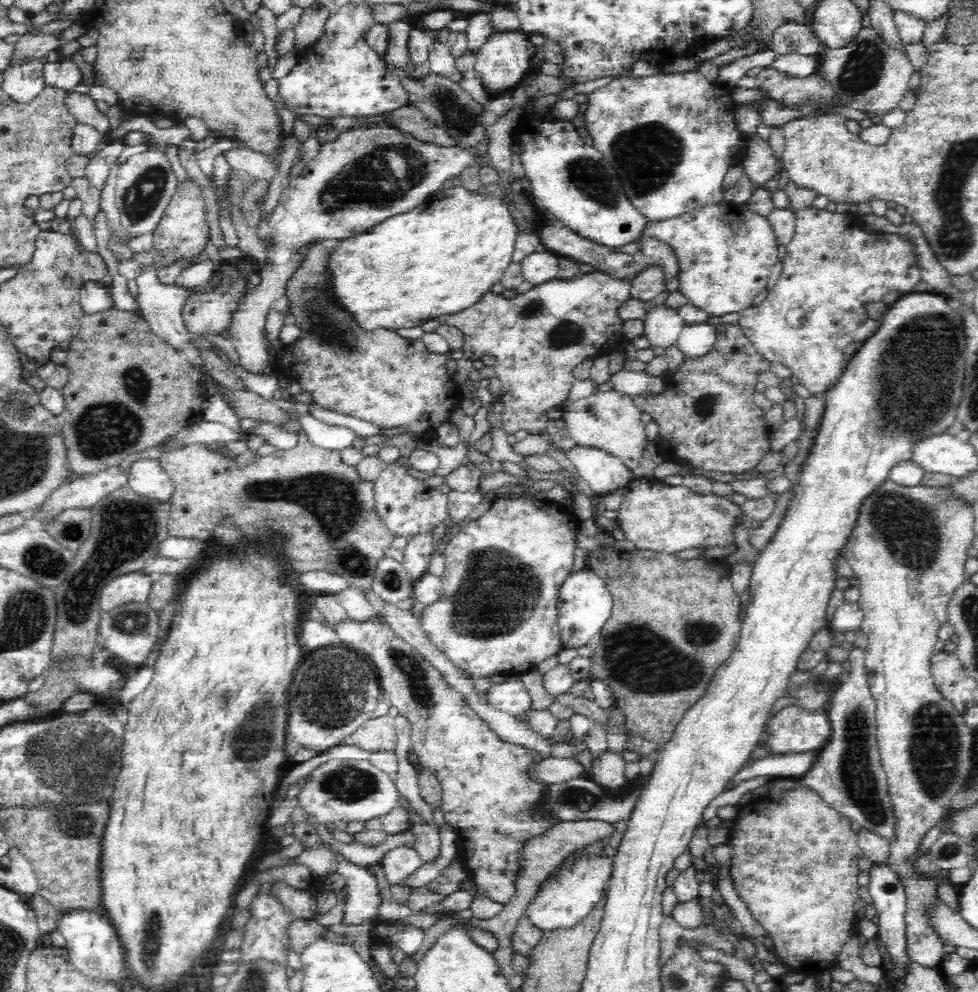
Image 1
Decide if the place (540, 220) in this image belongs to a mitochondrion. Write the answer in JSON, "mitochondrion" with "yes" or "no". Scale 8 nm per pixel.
{"mitochondrion":"no"}

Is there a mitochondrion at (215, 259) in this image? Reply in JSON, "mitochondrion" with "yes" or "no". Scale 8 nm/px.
{"mitochondrion":"no"}

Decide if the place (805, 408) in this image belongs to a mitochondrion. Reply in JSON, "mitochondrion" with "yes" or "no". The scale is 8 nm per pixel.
{"mitochondrion":"no"}

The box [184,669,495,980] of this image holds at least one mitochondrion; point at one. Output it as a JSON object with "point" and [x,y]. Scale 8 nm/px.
{"point":[251,748]}

